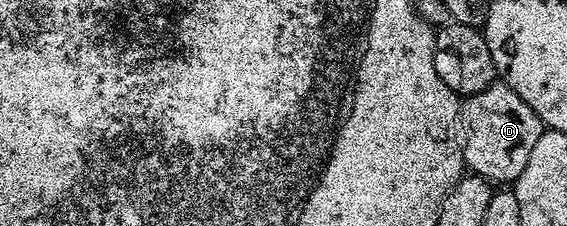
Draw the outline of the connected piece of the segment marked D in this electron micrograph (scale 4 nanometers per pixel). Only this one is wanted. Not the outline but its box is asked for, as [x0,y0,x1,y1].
[462,81,546,185]

